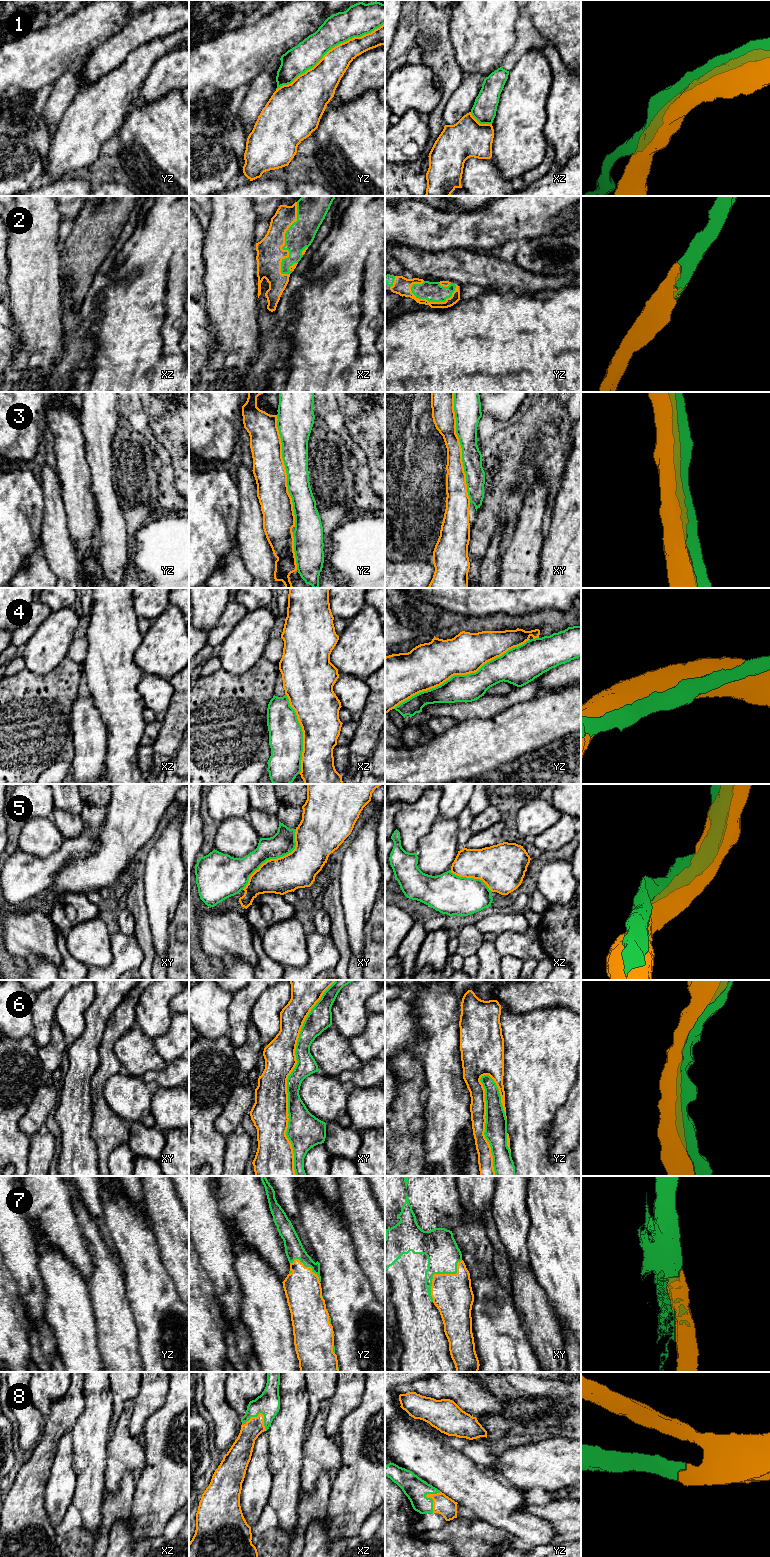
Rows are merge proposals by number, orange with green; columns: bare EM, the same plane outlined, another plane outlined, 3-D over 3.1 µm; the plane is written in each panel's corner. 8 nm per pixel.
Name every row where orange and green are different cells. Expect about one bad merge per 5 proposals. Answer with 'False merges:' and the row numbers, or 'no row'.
False merges: no row

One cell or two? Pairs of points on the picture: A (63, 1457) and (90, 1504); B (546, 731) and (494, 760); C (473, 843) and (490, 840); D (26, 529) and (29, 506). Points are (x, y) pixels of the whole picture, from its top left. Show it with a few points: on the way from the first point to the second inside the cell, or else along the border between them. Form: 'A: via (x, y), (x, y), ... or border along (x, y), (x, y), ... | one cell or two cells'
A: border along (74, 1455), (75, 1490), (71, 1501) | two cells
B: via (533, 731), (523, 731), (507, 747) | one cell
C: via (477, 841), (486, 840) | one cell
D: via (26, 523), (26, 512) | one cell

